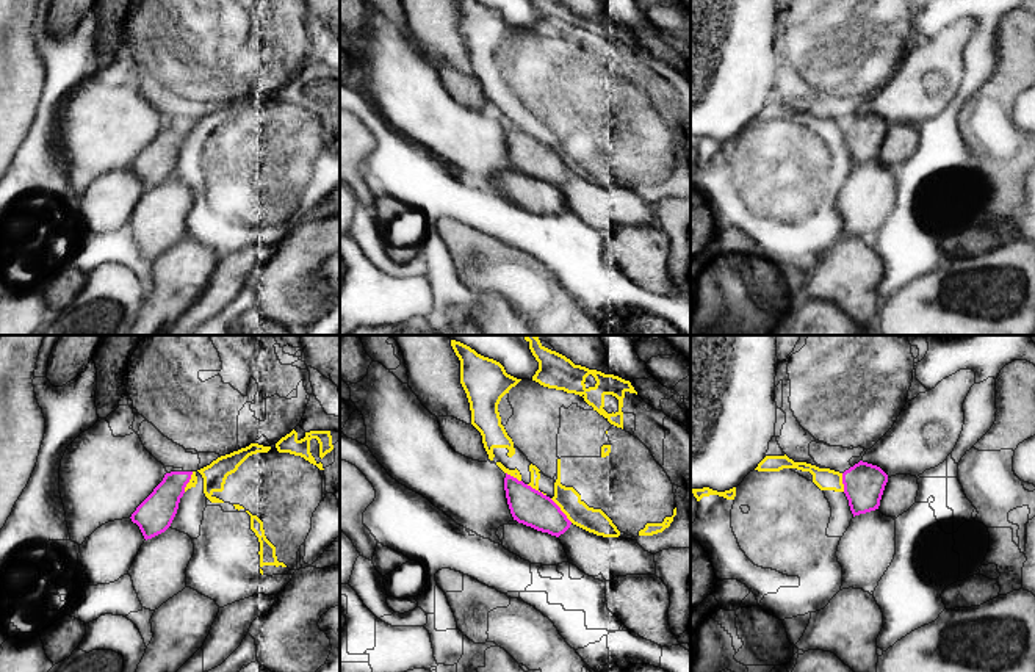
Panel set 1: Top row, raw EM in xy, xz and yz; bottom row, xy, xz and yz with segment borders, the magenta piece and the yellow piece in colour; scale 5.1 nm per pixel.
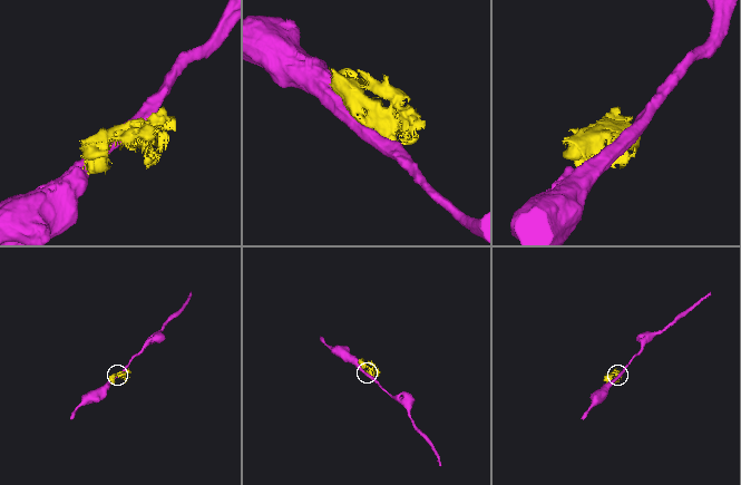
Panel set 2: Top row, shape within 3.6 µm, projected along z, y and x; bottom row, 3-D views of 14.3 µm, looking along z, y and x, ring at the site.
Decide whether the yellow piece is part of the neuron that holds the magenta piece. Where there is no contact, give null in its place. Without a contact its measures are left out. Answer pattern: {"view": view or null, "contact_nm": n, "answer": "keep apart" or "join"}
{"view": "xz", "contact_nm": 170, "answer": "keep apart"}

